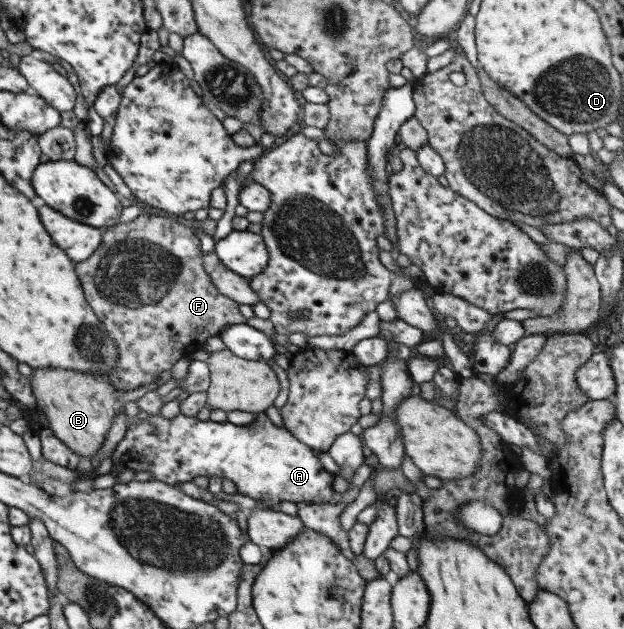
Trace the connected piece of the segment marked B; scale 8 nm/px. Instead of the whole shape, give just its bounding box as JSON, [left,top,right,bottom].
[29,368,170,460]

